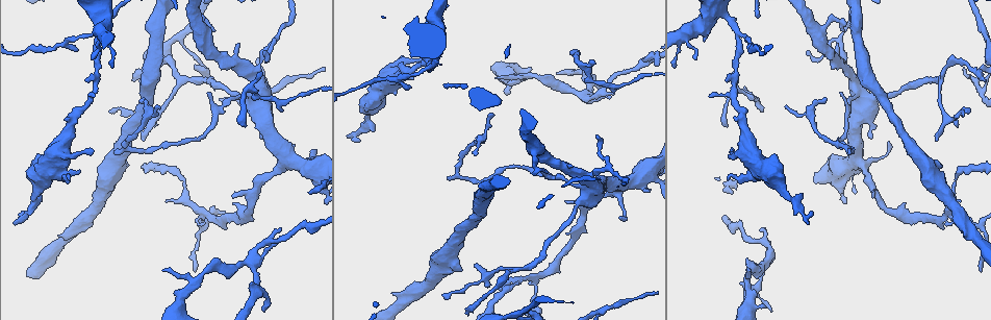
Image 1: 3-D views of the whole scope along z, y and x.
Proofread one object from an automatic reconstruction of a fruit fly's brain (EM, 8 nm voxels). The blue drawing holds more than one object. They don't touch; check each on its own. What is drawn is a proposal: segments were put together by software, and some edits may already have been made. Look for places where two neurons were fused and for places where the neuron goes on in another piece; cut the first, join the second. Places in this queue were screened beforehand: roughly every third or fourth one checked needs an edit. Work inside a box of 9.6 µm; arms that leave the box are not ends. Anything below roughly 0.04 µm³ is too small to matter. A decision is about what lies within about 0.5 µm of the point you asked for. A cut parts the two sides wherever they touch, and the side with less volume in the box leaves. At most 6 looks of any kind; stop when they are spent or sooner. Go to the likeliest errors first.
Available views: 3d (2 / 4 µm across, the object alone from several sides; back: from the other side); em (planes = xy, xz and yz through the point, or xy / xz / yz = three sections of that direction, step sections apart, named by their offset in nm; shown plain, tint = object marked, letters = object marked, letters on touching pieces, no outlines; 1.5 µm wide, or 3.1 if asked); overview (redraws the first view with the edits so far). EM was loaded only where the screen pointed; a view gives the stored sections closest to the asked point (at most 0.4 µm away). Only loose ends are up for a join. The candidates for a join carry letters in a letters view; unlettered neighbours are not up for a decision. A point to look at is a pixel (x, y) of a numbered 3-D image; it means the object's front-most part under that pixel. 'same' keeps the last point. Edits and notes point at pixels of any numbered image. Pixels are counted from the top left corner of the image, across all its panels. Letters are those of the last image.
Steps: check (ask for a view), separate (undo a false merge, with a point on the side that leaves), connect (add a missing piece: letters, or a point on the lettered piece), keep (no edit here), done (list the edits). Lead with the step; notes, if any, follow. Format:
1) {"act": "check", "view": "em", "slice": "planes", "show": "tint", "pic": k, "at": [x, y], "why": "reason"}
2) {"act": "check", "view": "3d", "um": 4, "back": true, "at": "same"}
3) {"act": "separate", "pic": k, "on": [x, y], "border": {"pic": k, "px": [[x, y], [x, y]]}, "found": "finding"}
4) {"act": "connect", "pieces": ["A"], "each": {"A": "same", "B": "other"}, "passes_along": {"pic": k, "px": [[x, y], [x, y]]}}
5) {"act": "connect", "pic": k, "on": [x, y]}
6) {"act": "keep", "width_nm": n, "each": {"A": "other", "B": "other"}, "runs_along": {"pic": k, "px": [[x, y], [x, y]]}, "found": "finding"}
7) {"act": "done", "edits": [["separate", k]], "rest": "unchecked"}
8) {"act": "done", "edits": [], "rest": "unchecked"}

{"act": "check", "view": "3d", "um": 2, "pic": 1, "at": [730, 178], "why": "an open end"}

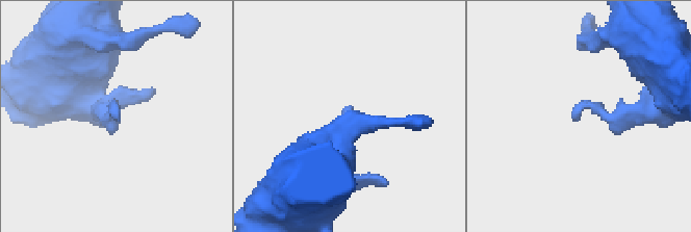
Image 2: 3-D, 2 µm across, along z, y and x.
{"act": "check", "view": "em", "slice": "planes", "show": "letters", "pic": 2, "at": [120, 116]}

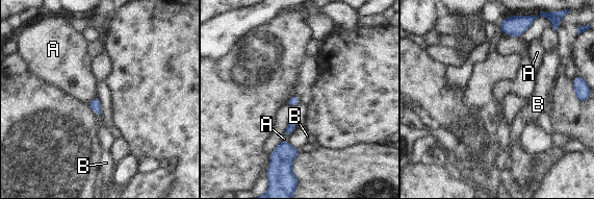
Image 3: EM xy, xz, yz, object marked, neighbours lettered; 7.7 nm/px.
{"act": "keep", "each": {"A": "other", "B": "other"}, "border": {"pic": 3, "px": [[97, 97], [88, 103]]}, "found": "no lettered piece goes on from it"}

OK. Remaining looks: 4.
{"act": "check", "view": "em", "slice": "planes", "show": "tint", "pic": 1, "at": [981, 269], "why": "tapers out"}

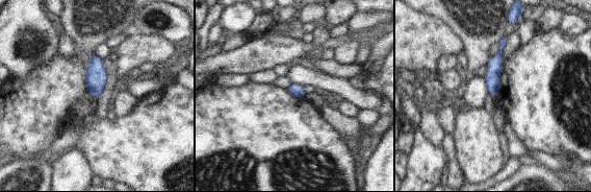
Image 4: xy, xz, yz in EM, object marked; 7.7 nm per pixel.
{"act": "check", "view": "em", "slice": "planes", "show": "letters", "at": "same"}

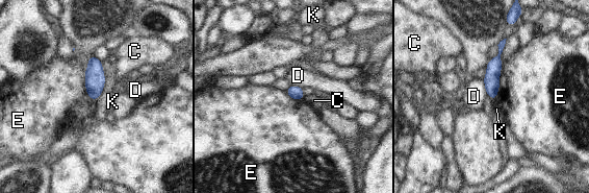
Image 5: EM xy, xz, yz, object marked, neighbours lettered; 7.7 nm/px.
{"act": "keep", "width_nm": 110, "each": {"C": "other", "D": "other", "E": "other", "K": "other"}, "found": "none of them fits"}

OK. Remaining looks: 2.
{"act": "check", "view": "em", "slice": "planes", "show": "letters", "pic": 1, "at": [162, 269], "why": "free end"}

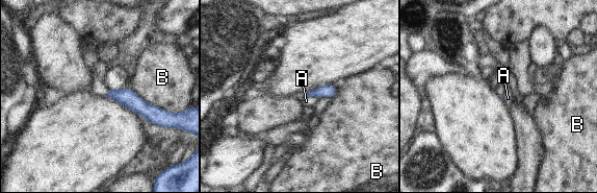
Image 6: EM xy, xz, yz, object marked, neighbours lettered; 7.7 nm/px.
{"act": "keep", "longest_contact_nm": ["B", 380], "each": {"A": "other", "B": "other"}, "border": {"pic": 6, "px": [[306, 96], [317, 97]]}, "found": "none of them fits"}

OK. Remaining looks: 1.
{"act": "done", "edits": [], "rest": "unchecked"}

